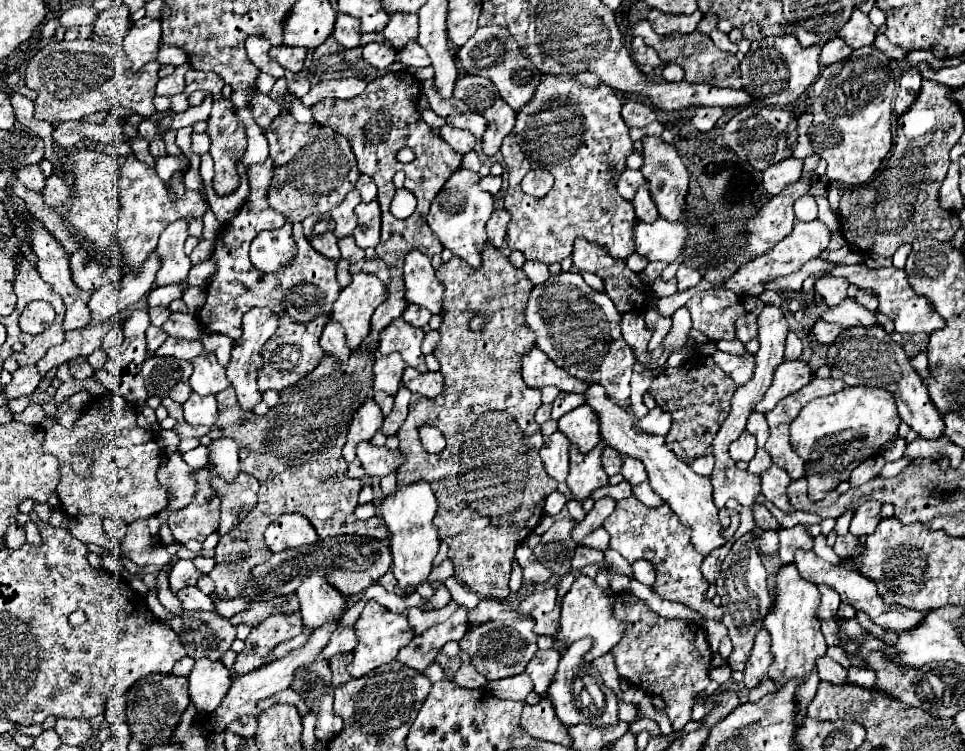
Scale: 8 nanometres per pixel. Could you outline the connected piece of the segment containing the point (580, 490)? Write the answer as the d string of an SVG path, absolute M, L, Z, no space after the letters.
M599 442L591 452L583 454L577 450L575 444L571 444L571 448L569 448L571 468L569 468L569 476L567 476L567 486L571 490L573 500L583 502L591 496L591 492L595 488L601 488L609 482L609 476L601 464L603 448L605 448L605 444Z

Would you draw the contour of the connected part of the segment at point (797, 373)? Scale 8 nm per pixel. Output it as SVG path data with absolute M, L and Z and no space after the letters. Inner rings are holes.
M785 360L783 364L779 364L775 368L773 384L765 392L763 400L755 406L755 410L763 412L763 414L769 412L771 408L777 406L777 402L781 398L785 398L787 394L793 394L799 388L803 388L805 384L809 384L811 378L813 378L813 370L807 362L803 362L803 360Z

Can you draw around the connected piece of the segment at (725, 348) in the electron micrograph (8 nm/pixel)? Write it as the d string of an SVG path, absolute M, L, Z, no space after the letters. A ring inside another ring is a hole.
M737 338L731 340L731 342L725 342L725 340L717 340L715 346L721 350L721 352L729 352L729 354L745 354L745 348L743 348L743 342L739 342Z

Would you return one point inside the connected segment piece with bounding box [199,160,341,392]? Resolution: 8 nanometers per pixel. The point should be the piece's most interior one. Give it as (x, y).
(305, 290)

